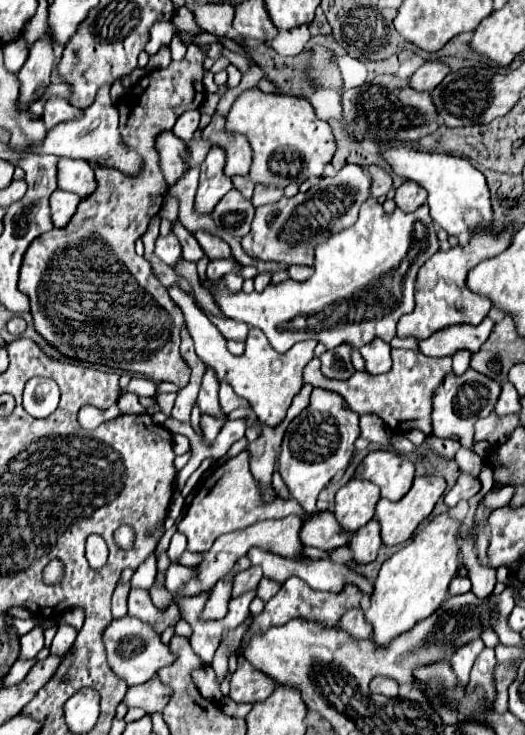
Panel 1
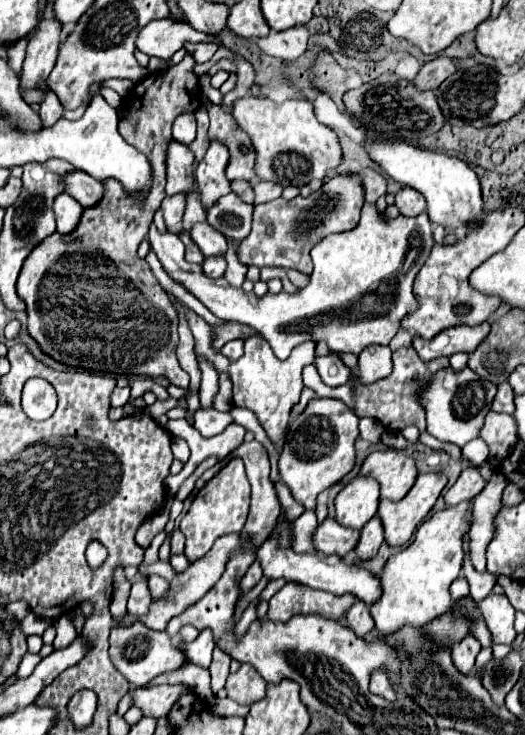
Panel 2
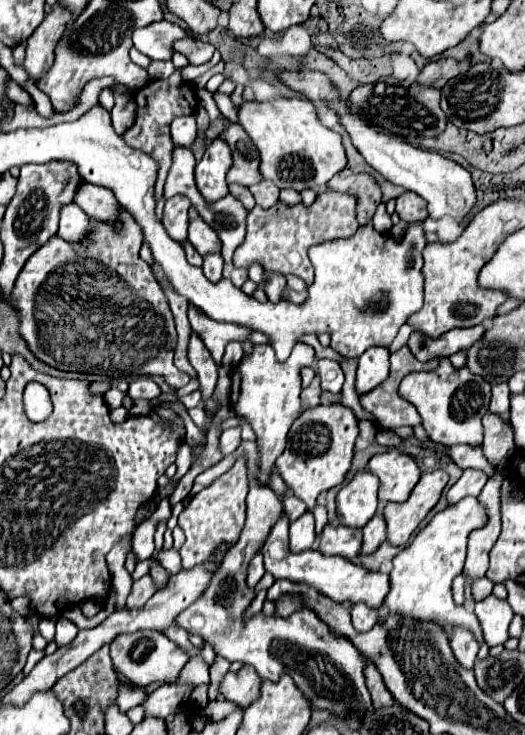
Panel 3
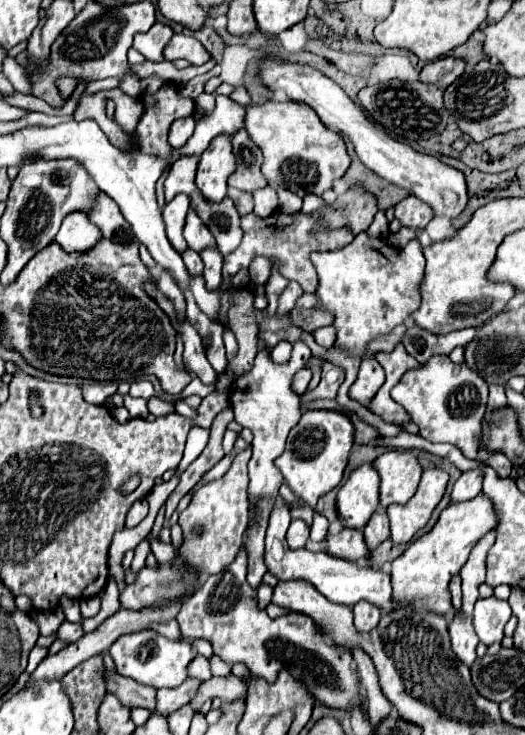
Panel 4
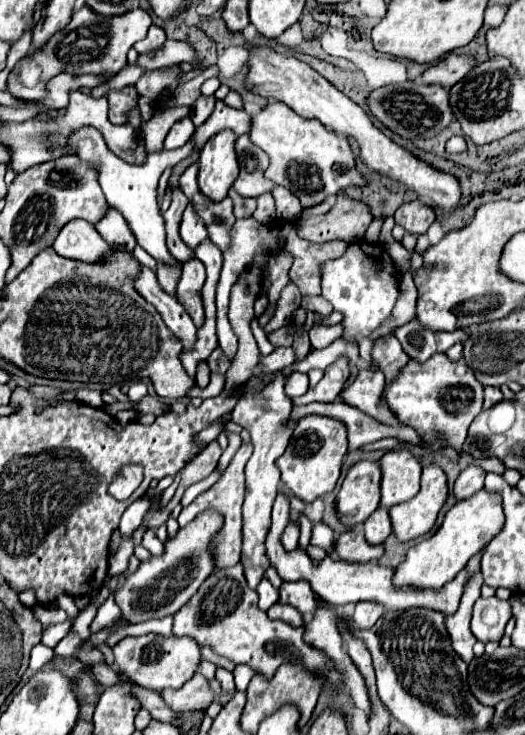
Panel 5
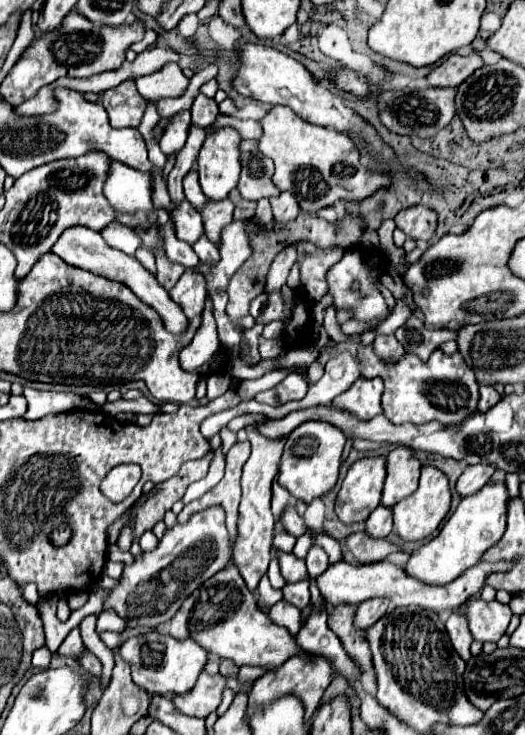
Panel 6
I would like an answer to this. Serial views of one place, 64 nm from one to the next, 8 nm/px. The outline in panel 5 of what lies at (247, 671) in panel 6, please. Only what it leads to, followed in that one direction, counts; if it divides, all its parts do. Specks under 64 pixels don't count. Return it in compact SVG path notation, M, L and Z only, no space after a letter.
M236 666L236 670L234 670L234 680L236 680L236 690L240 690L240 692L246 692L246 688L248 688L248 682L252 680L252 676L254 676L256 672L252 672L252 668L248 668L248 666Z

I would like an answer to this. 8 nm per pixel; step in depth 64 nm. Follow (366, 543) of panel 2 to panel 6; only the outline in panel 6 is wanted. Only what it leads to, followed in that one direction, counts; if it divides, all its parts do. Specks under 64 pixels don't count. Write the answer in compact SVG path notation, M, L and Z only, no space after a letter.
M378 506L366 520L366 532L374 538L386 538L392 532L392 510Z

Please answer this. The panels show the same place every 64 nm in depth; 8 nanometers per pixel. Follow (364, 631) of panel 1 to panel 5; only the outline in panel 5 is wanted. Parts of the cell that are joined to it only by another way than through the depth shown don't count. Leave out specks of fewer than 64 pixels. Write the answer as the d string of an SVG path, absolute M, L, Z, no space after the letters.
M358 602L354 616L352 616L352 626L356 630L366 630L376 624L376 620L384 614L384 606L378 602Z

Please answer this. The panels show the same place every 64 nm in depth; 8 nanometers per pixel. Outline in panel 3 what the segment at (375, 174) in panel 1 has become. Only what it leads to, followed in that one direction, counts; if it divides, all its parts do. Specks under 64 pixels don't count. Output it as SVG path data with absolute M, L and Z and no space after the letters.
M358 174L354 184L348 190L352 196L356 196L358 200L358 208L356 208L356 220L358 224L368 224L382 200L382 192L380 186L374 182L372 176L368 174Z

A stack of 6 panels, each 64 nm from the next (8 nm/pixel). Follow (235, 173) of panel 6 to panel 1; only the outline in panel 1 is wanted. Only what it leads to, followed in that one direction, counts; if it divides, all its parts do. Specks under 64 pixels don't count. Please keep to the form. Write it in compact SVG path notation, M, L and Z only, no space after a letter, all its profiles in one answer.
M212 146L206 160L200 164L200 186L196 194L196 210L200 214L210 214L218 200L234 188L230 178L224 174L224 162L224 150Z

